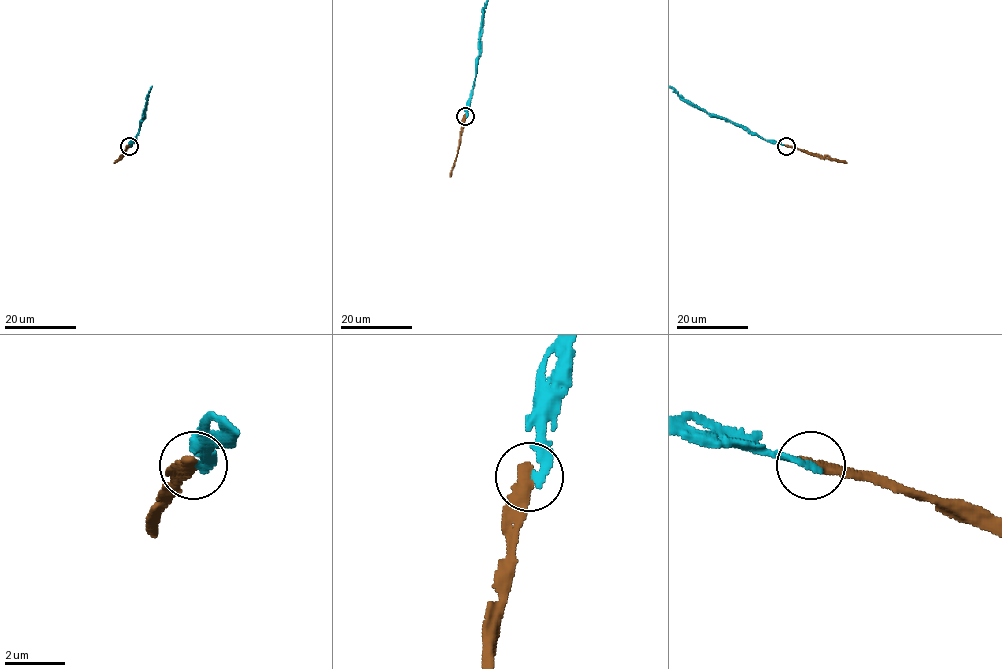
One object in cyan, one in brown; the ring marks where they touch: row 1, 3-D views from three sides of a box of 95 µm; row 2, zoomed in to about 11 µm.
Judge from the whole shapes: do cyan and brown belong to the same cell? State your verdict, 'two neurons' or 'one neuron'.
one neuron

